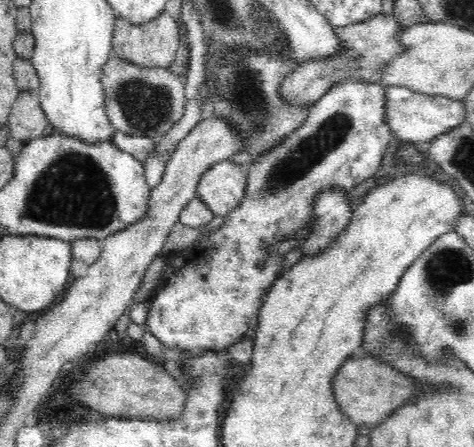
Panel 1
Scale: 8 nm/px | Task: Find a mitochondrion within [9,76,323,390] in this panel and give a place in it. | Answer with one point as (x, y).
(73, 190)

